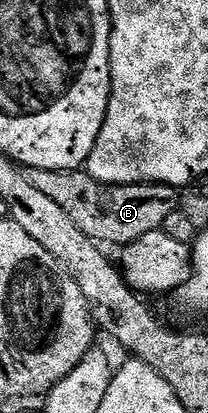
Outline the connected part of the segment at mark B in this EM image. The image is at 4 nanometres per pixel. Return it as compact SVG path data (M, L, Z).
M25 167L22 174L26 181L30 181L30 185L34 185L34 189L40 190L45 197L51 197L74 221L74 225L78 225L78 229L86 233L86 237L95 239L101 245L133 243L138 241L138 237L146 237L146 233L161 230L166 217L180 206L180 191L175 187L166 186L165 183L131 183L125 187L110 187L90 177L84 169L55 171Z

